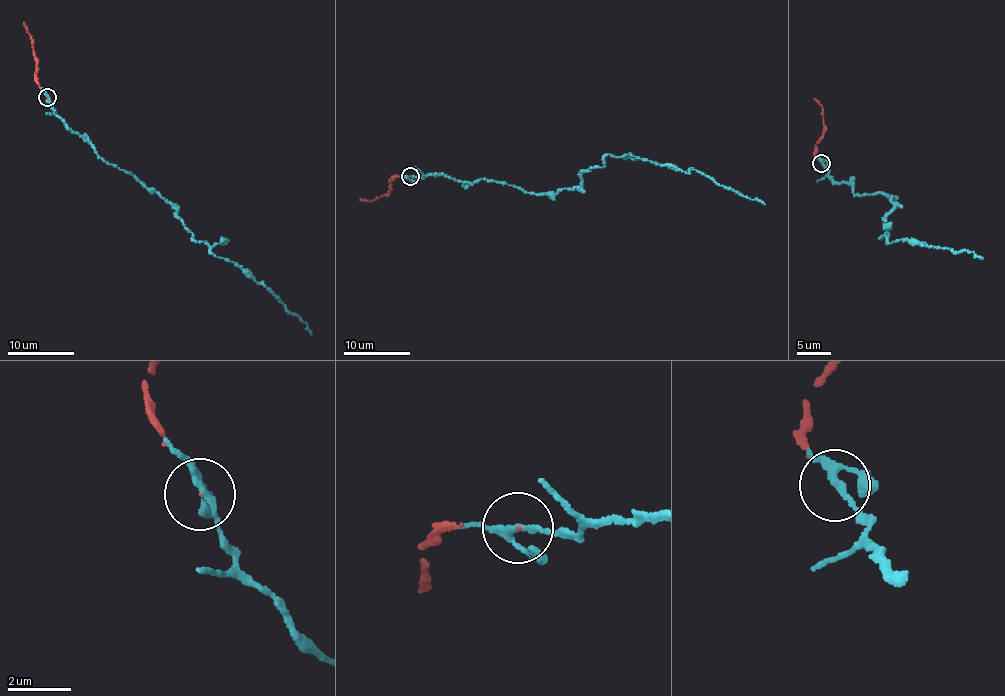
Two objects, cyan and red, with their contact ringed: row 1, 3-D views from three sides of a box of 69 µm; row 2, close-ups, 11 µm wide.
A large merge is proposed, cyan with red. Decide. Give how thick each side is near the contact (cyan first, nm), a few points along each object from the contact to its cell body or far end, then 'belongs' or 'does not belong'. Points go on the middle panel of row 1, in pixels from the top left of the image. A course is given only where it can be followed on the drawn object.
calibres 190 and 30 nm; course cyan (409, 176), (552, 193), (580, 185), (608, 154), (629, 155), (696, 170), (765, 204); course red (409, 176), (388, 180), (389, 190), (376, 200), (360, 198); belongs

